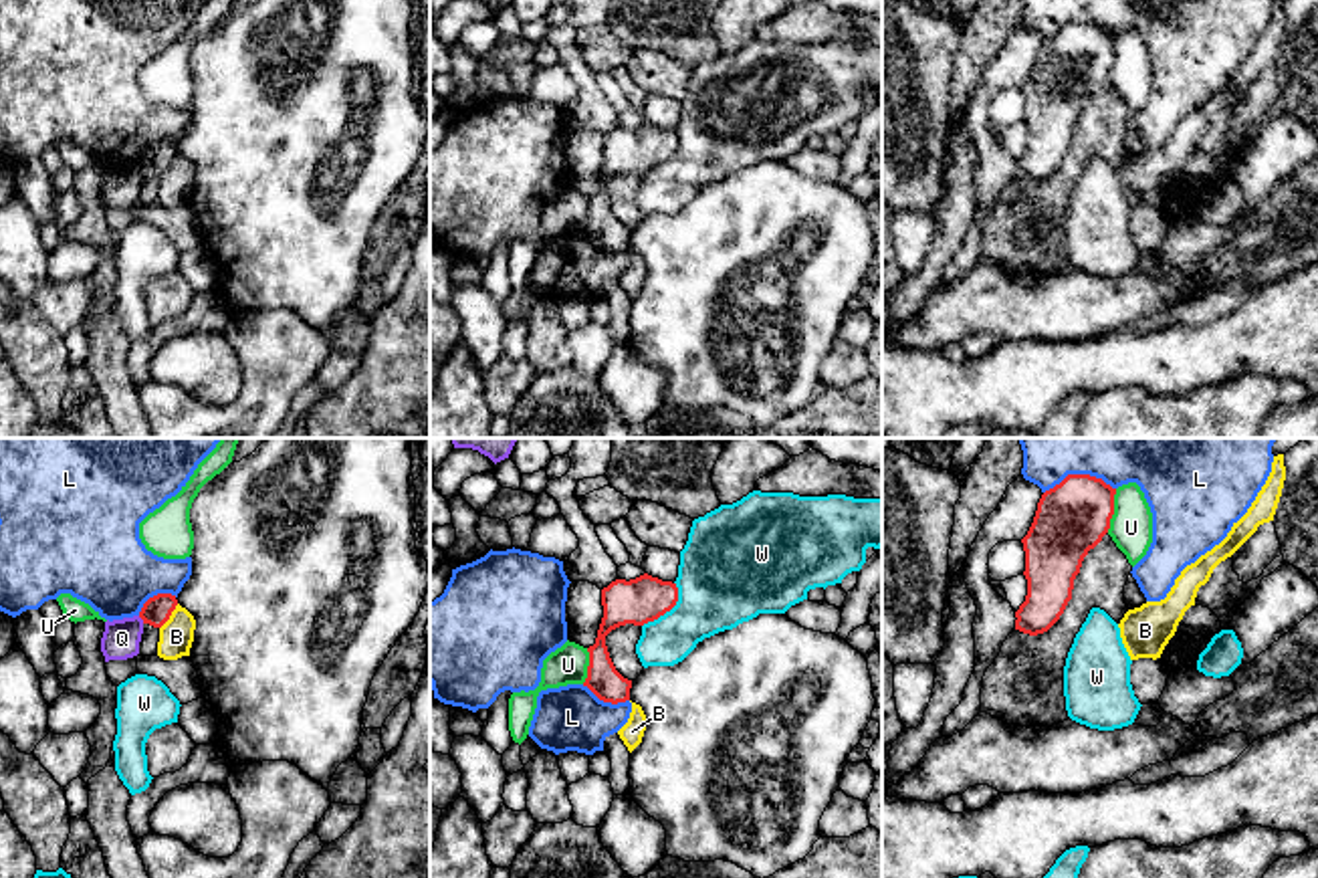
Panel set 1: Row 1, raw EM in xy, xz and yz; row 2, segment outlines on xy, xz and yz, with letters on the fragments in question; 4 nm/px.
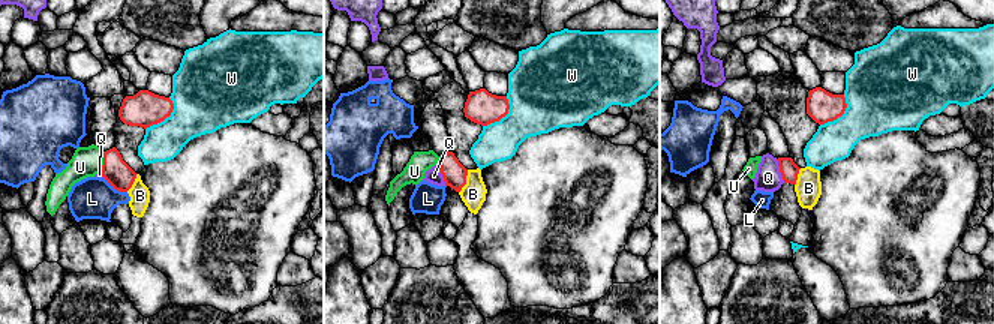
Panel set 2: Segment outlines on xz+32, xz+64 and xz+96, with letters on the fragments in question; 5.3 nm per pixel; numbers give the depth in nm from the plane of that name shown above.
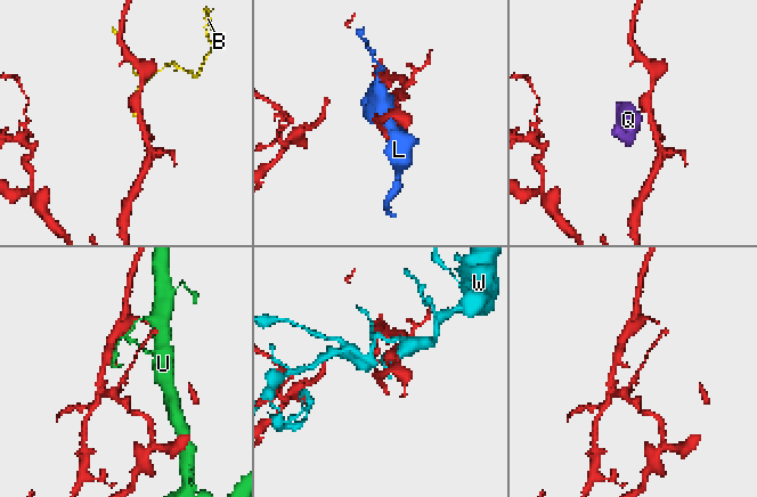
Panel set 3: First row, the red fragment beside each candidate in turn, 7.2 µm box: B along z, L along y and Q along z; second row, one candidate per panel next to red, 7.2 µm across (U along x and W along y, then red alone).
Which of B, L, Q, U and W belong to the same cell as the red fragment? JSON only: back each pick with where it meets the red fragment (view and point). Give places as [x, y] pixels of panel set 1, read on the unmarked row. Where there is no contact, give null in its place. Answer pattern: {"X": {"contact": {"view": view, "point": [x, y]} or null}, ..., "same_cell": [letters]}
{"same_cell": []}

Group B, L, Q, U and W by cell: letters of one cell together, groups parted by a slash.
B / L / Q / U / W

